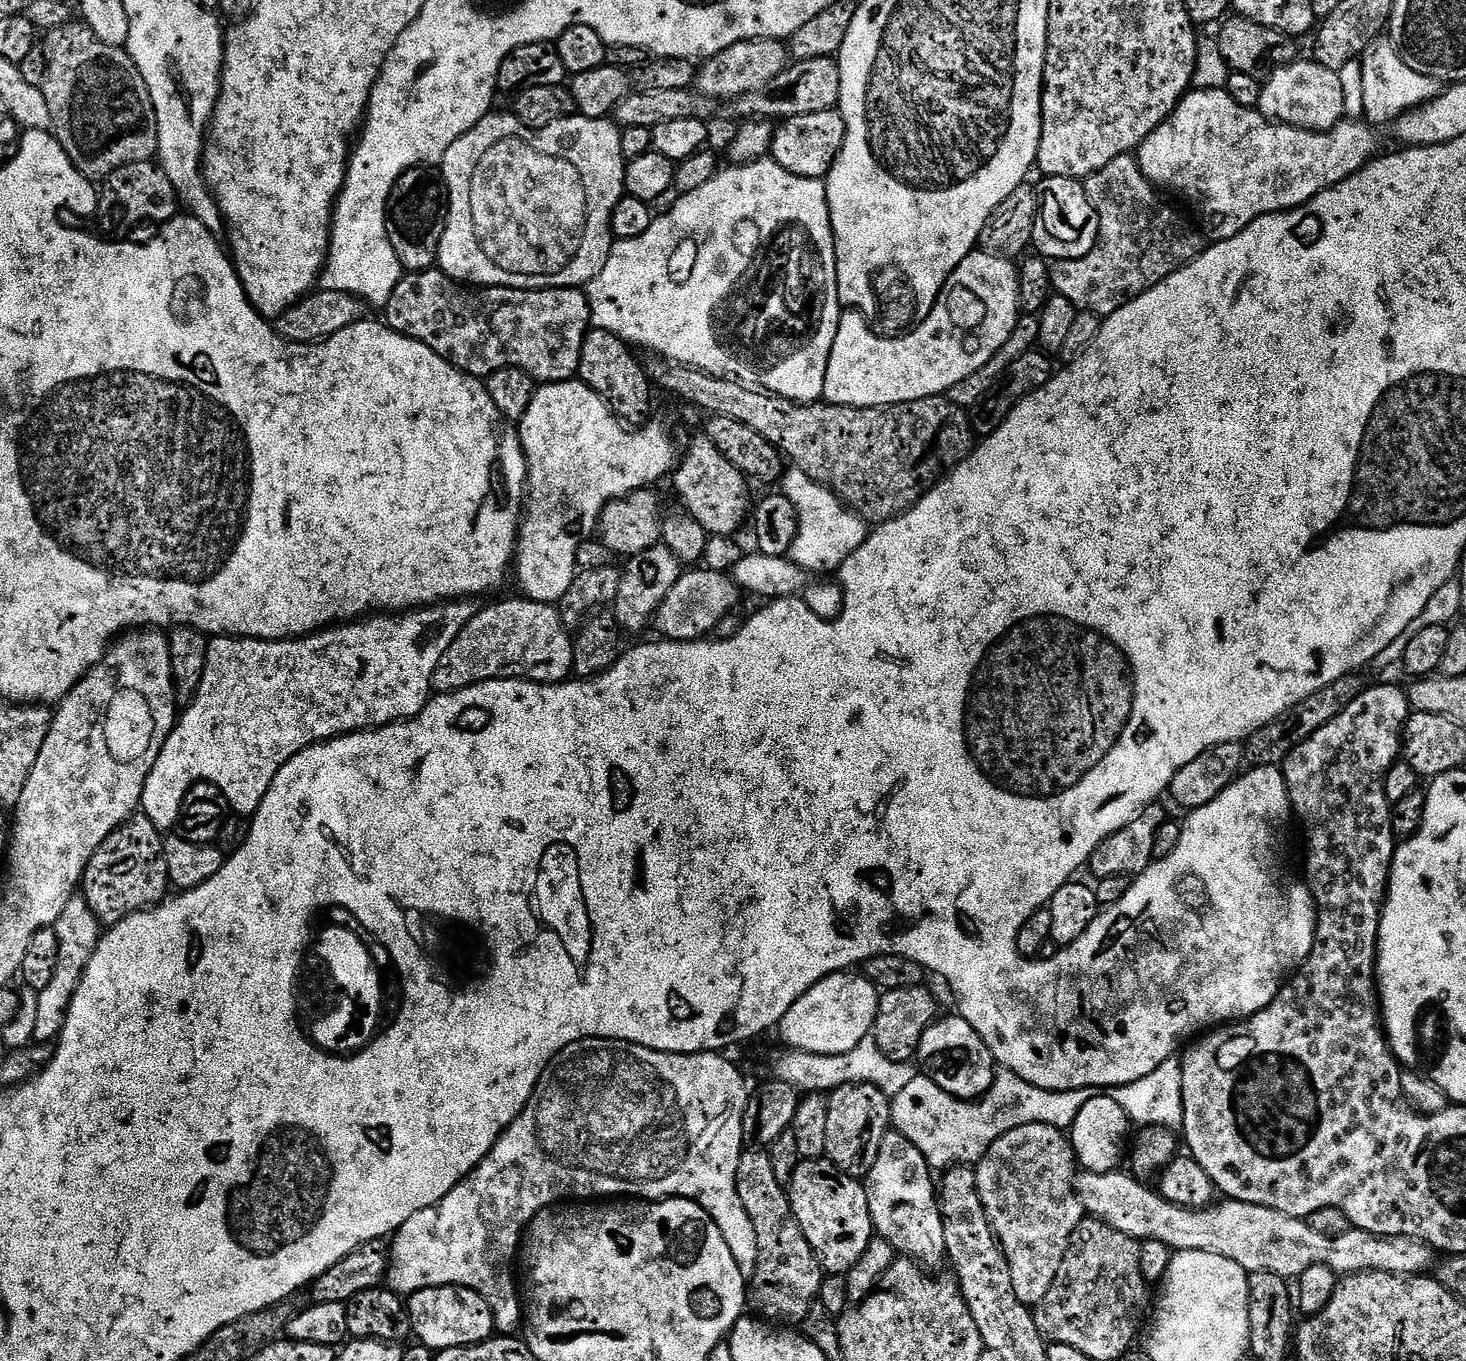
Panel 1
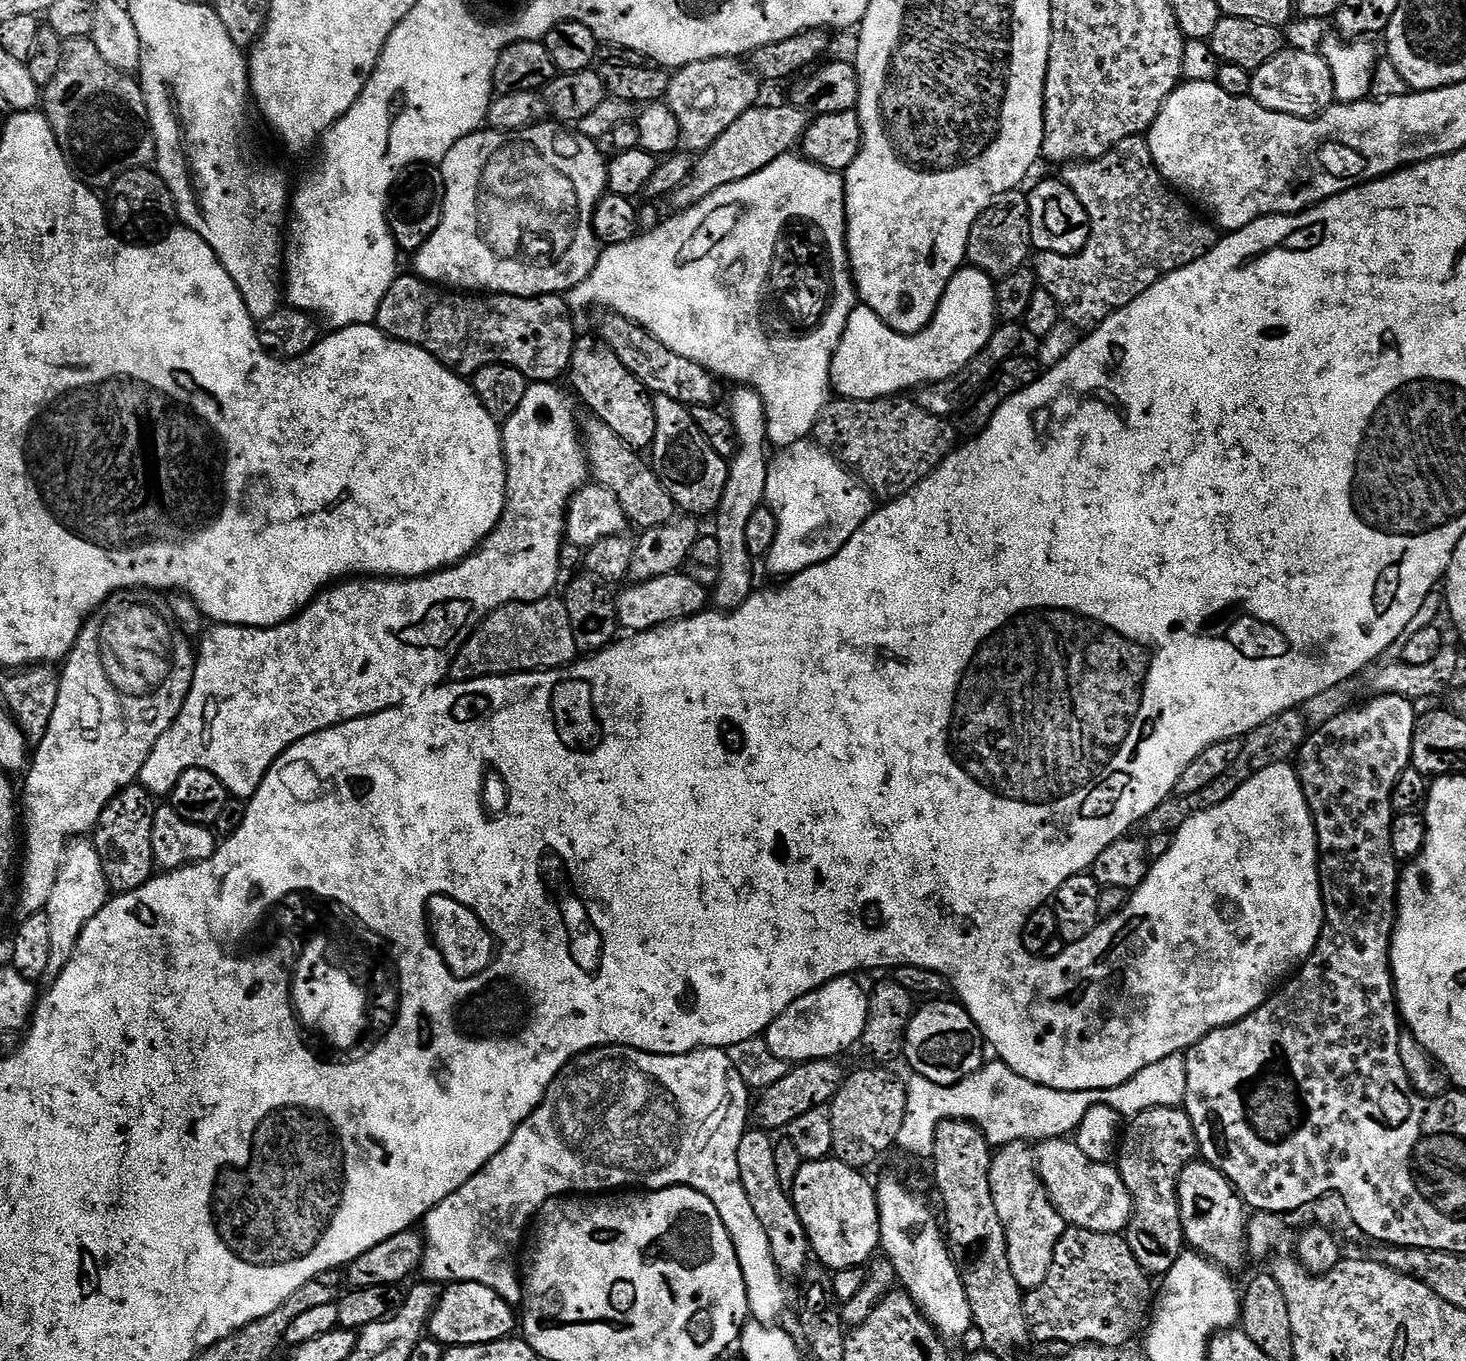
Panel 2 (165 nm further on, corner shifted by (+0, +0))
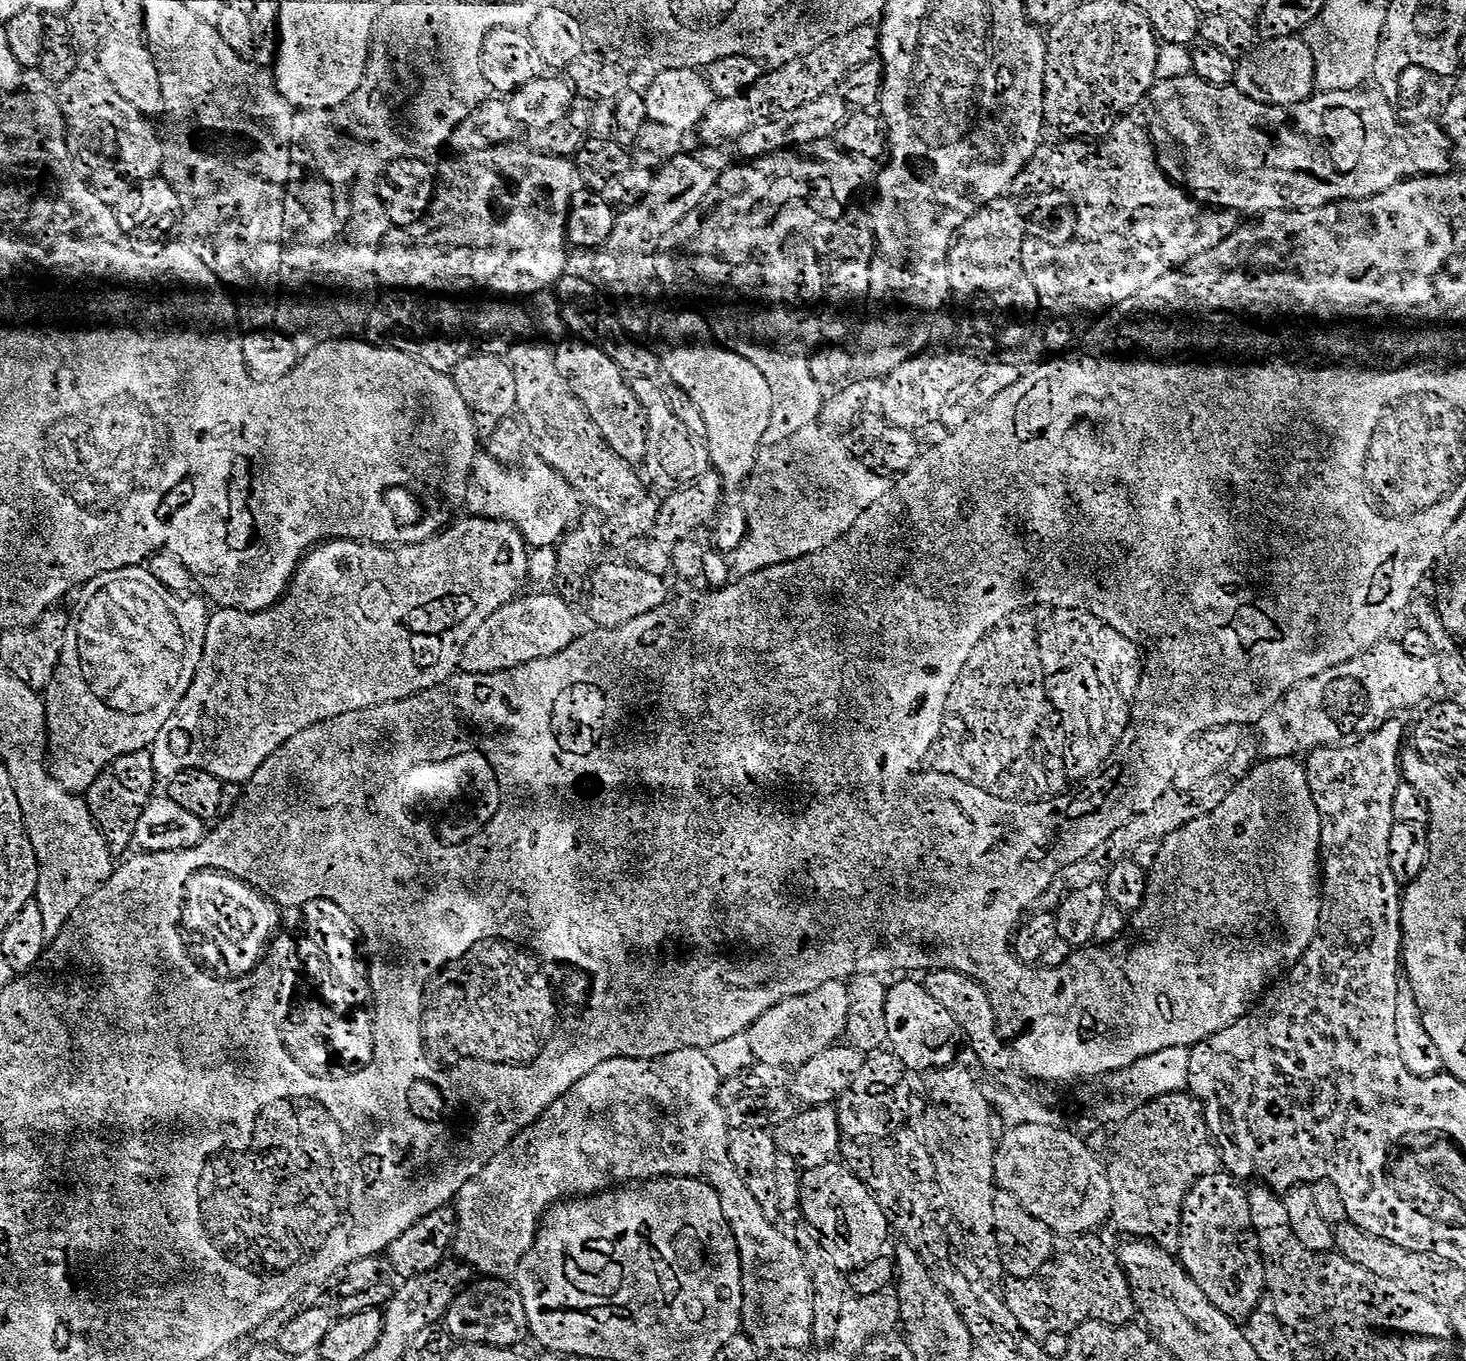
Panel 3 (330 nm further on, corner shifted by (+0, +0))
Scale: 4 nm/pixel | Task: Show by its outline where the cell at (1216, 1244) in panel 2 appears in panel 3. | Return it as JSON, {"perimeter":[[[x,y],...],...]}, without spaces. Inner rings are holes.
{"perimeter":[[[1220,1175],[1201,1180],[1190,1194],[1184,1207],[1178,1254],[1202,1294],[1210,1298],[1214,1310],[1218,1310],[1226,1322],[1243,1330],[1265,1299],[1266,1270],[1262,1266],[1258,1230],[1254,1230],[1254,1218],[1250,1218],[1245,1185]]]}

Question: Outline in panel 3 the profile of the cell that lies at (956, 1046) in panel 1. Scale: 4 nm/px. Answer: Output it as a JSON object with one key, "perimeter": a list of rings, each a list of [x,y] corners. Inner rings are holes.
{"perimeter":[[[904,974],[885,987],[886,1040],[889,1045],[892,1043],[891,1051],[899,1056],[908,1069],[927,1070],[933,1065],[944,1065],[957,1059],[959,1052],[956,1051],[961,1051],[962,1045],[952,1020],[942,1010],[942,1006],[930,998],[927,987],[916,980],[919,979]]]}

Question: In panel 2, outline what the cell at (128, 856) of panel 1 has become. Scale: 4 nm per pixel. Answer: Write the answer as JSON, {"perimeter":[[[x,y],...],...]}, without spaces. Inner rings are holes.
{"perimeter":[[[137,782],[123,788],[100,815],[100,823],[94,832],[94,847],[104,861],[104,876],[117,893],[133,892],[154,875],[152,819],[155,813],[153,797],[143,784]]]}

